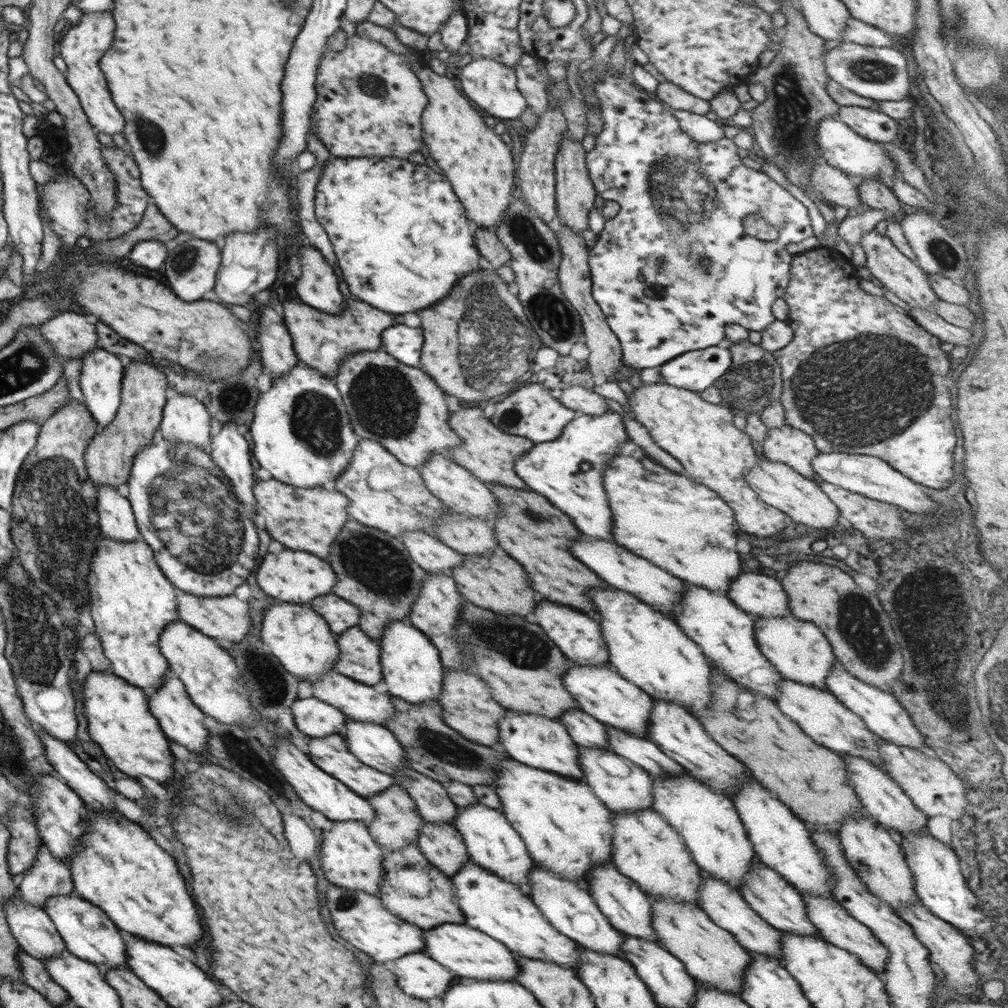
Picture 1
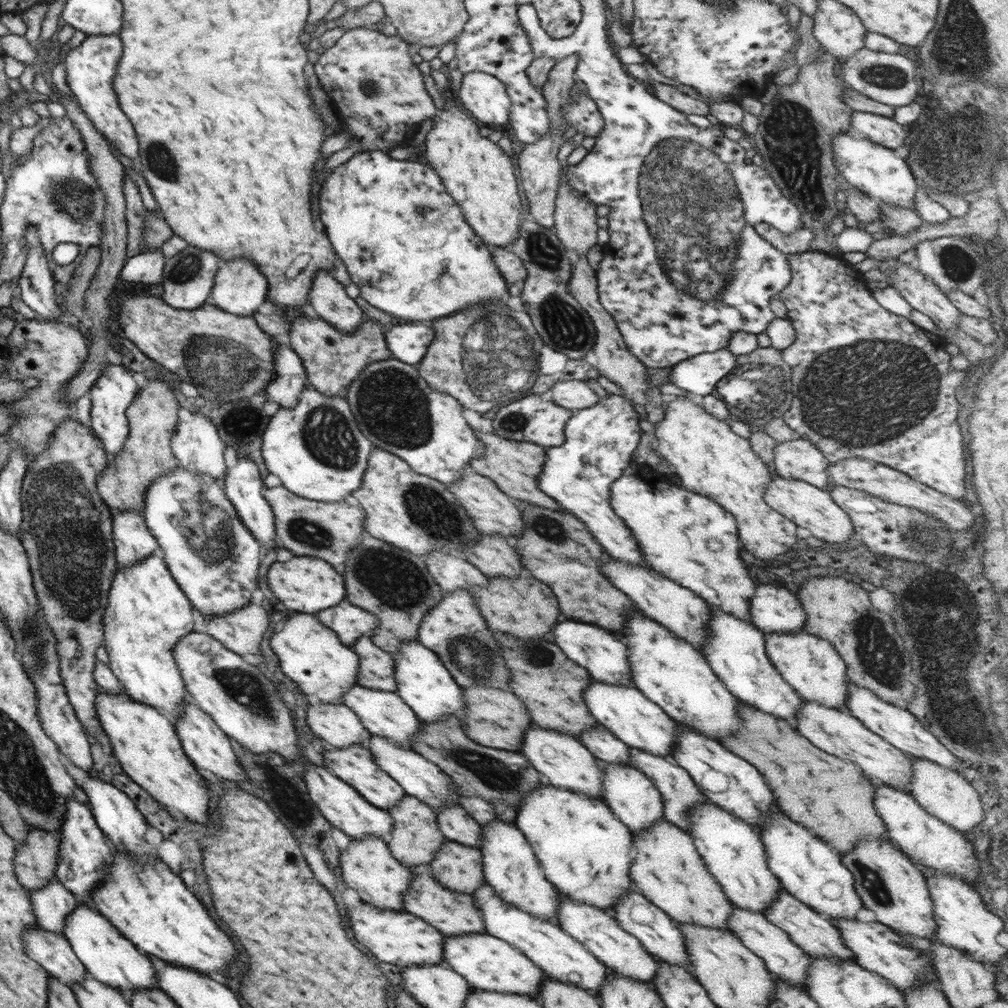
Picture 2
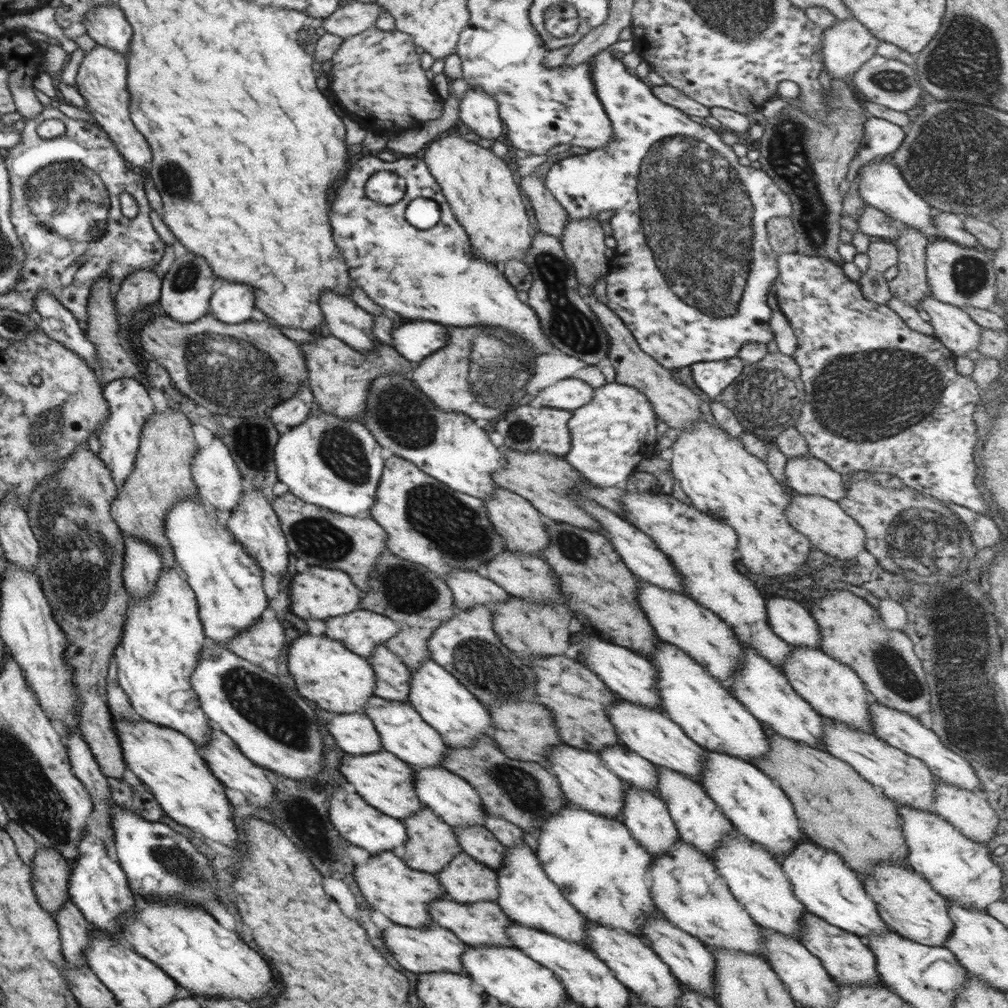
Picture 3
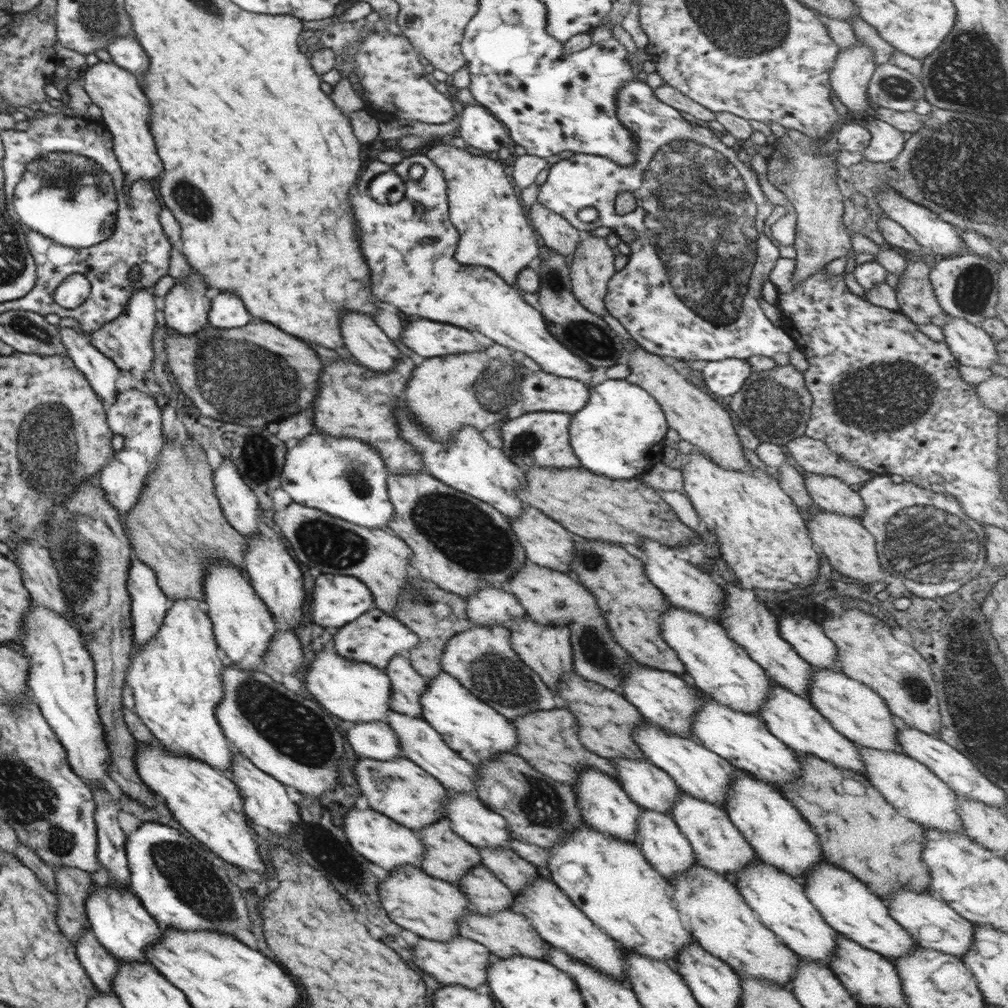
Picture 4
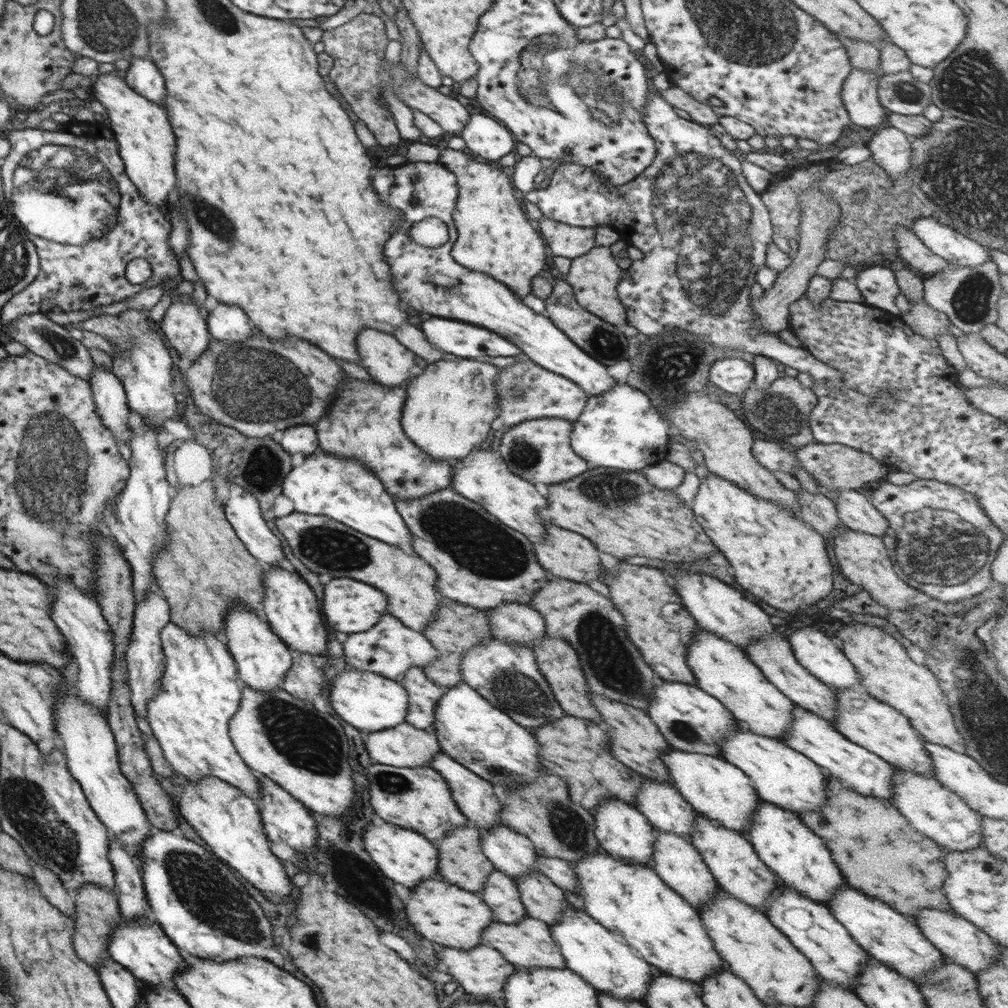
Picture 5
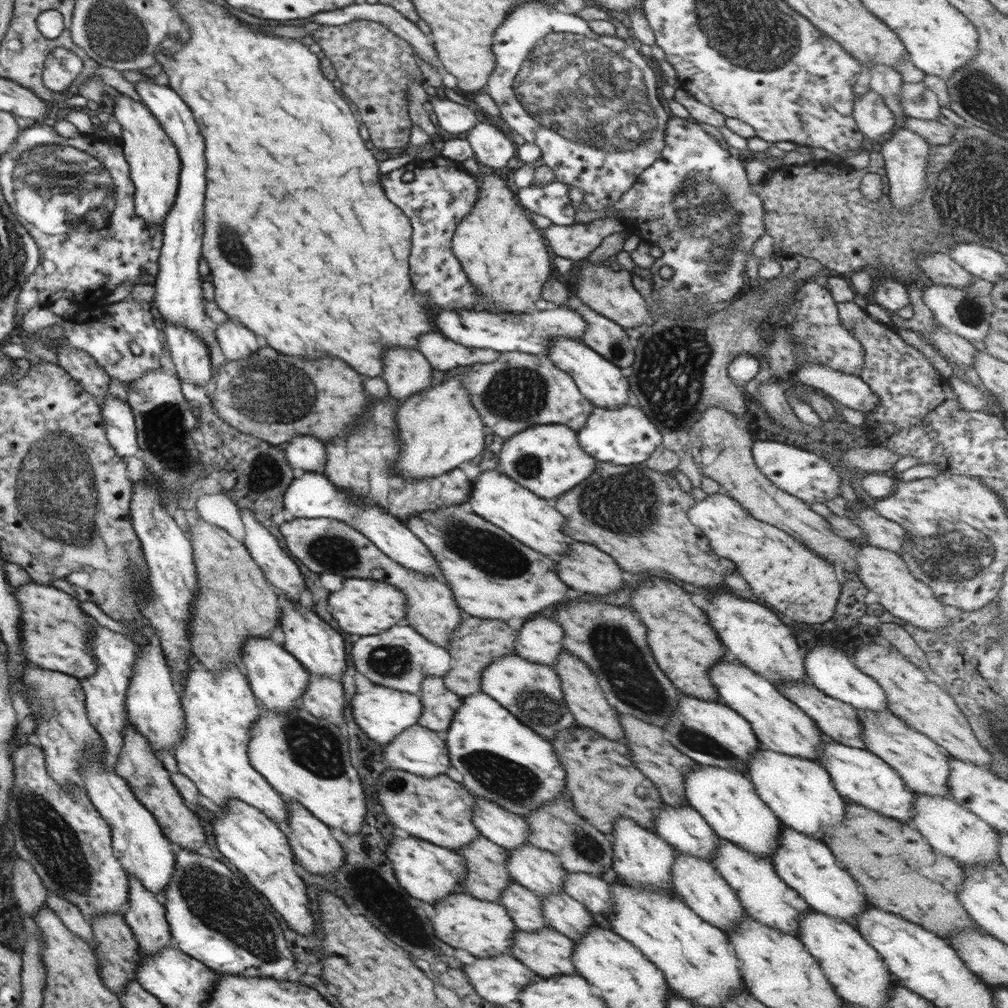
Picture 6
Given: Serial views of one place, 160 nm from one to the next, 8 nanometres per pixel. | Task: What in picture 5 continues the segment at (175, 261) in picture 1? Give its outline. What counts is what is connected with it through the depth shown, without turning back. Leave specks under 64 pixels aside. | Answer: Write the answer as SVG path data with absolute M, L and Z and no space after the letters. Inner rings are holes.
M175 298L157 326L167 345L191 361L208 348L211 334L207 321L191 299Z

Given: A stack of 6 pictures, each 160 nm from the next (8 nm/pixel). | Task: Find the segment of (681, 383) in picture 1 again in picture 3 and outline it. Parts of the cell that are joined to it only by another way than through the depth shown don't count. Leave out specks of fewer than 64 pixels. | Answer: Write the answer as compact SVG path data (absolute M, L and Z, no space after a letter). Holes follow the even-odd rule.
M739 357L691 364L692 380L710 401L718 398L736 376L745 370L745 362Z

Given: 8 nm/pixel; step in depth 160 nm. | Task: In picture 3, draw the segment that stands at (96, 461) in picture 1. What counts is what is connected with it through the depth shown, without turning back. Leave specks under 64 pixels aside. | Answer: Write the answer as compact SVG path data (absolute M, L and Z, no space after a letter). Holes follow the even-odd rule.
M174 408L164 414L156 412L148 419L140 438L132 476L128 476L128 480L121 484L115 500L111 502L111 515L123 536L144 540L156 547L166 568L178 568L173 548L166 537L165 518L169 508L180 499L198 497L197 486L192 479L192 460L199 447L191 426L188 418Z

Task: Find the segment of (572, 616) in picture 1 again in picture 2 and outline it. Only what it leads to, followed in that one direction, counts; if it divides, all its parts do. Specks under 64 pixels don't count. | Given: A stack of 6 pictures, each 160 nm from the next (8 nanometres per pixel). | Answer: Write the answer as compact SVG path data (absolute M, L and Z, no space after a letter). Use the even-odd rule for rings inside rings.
M562 618L551 630L554 640L572 662L585 668L594 681L613 684L612 686L634 687L631 679L628 647L612 631L570 618Z

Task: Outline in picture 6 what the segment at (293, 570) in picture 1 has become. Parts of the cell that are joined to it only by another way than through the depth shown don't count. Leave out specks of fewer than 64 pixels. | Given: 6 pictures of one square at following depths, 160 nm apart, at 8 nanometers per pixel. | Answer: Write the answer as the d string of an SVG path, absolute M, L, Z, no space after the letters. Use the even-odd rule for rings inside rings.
M346 580L342 590L329 592L327 598L332 606L332 616L340 628L350 634L372 636L394 626L400 618L406 616L406 598L394 586L376 582L376 580Z

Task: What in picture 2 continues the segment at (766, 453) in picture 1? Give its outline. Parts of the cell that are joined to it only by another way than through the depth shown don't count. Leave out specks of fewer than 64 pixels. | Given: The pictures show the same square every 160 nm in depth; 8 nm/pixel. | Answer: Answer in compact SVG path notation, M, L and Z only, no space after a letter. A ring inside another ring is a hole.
M798 436L794 440L777 442L774 450L773 473L826 489L830 463L812 442Z

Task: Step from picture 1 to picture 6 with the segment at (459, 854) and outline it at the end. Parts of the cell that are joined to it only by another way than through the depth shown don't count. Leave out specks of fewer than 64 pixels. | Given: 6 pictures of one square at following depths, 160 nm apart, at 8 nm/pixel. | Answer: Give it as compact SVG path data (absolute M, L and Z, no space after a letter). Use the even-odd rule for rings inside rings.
M512 881L512 886L508 886L504 890L499 904L504 906L516 928L521 931L536 932L548 927L548 923L544 919L542 898L528 888L517 884L516 881Z

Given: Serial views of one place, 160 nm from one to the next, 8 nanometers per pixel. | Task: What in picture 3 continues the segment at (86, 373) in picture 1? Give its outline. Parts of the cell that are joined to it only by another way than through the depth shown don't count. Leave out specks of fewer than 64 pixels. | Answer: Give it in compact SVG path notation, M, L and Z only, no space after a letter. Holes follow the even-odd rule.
M124 377L105 383L102 392L104 399L108 402L109 414L108 420L102 424L98 434L101 447L97 455L104 462L104 466L110 471L110 476L120 488L121 484L128 480L128 476L132 476L144 424L148 424L148 419L152 418L156 412L146 387L136 381L136 378Z

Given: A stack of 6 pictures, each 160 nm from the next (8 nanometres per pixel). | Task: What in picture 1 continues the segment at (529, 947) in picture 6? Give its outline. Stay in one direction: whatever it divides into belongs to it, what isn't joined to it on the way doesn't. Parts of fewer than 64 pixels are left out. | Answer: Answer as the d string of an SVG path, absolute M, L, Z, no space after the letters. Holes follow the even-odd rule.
M416 845L401 848L399 851L385 850L383 869L386 880L378 892L378 898L390 913L422 929L444 924L466 924L456 900L456 888L452 880L437 869Z

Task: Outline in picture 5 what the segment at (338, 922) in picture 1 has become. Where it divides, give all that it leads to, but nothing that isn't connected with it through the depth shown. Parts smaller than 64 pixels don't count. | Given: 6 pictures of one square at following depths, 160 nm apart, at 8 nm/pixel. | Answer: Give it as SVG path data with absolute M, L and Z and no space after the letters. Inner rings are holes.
M488 945L476 946L472 950L460 950L456 948L440 948L438 950L438 960L446 966L446 972L450 972L450 976L454 976L454 980L468 992L468 994L476 994L476 996L503 996L503 986L507 978L515 973L516 966L509 963L502 954Z

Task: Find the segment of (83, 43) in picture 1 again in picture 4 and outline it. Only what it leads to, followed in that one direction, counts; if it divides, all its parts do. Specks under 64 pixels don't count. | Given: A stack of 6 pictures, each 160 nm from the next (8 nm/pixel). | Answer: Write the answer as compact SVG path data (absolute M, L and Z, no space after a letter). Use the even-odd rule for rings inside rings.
M102 61L87 67L80 75L84 90L90 96L90 100L102 111L102 122L112 133L113 151L122 172L130 180L149 180L155 184L162 174L163 164L149 128L150 102L142 92L140 80L129 70L120 68L113 62Z

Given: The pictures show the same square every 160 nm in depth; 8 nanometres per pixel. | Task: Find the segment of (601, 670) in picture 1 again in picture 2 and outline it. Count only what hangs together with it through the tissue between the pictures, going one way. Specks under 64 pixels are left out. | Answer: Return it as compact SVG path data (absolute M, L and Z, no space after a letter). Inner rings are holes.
M594 681L583 690L584 702L592 716L629 747L671 759L671 752L675 750L677 743L677 722L635 687L612 685Z

